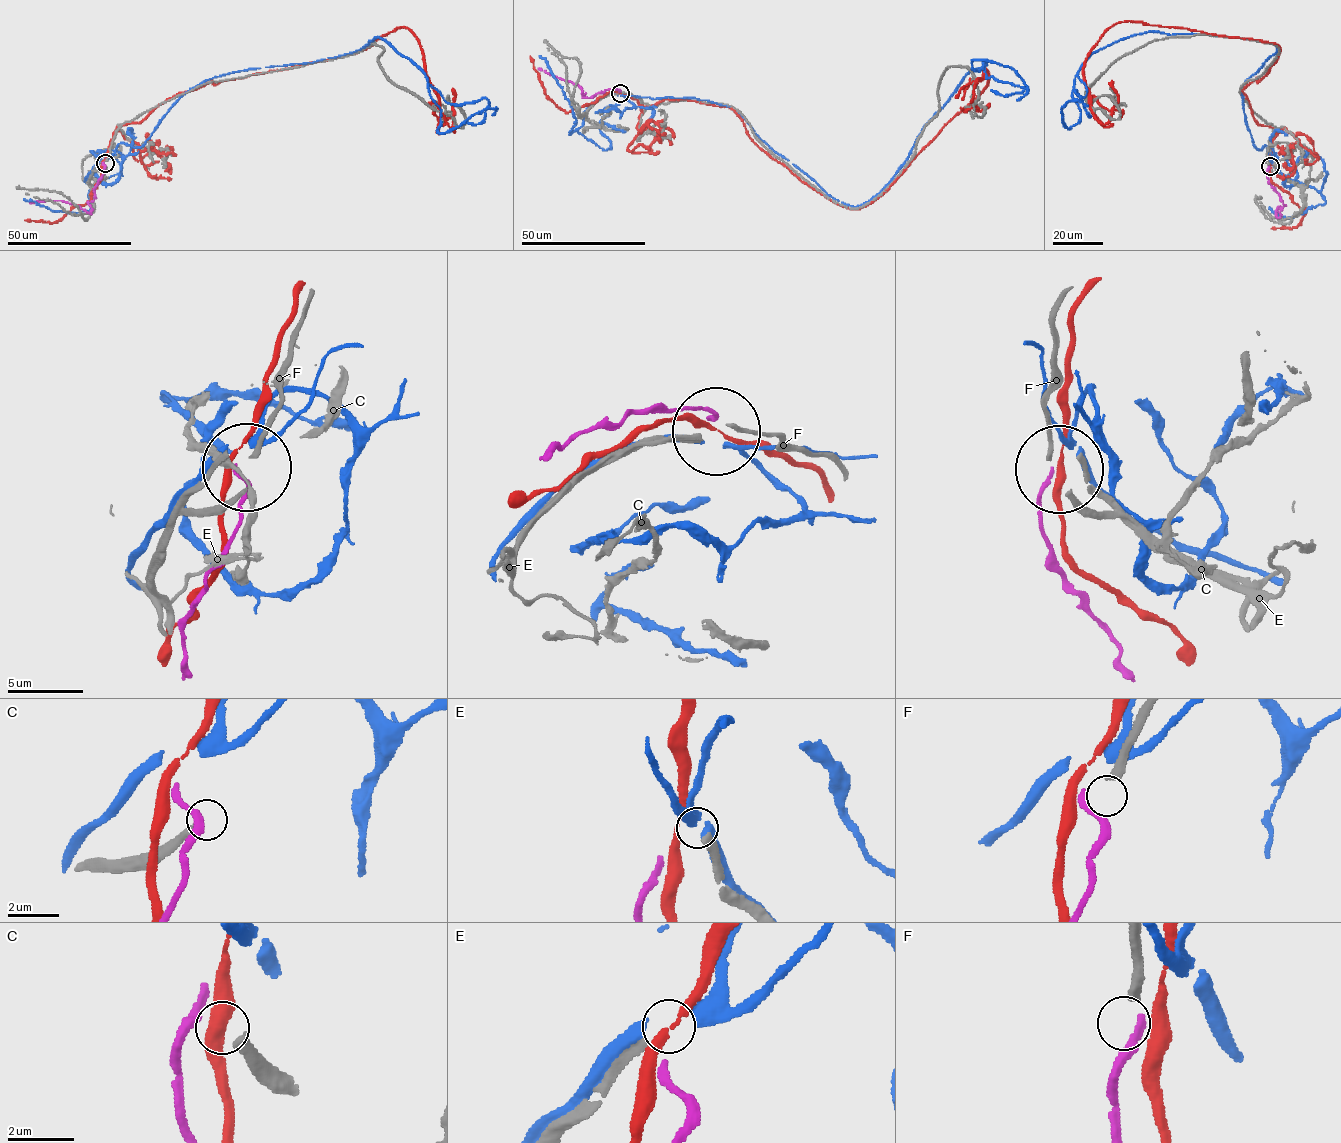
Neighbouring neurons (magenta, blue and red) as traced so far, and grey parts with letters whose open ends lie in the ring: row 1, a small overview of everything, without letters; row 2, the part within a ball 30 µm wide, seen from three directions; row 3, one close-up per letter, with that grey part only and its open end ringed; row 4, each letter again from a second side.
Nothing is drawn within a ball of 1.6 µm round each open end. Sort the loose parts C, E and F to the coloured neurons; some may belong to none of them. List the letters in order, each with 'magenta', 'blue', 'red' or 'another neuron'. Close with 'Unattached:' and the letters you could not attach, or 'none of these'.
C: another neuron
E: another neuron
F: magenta
Unattached: C, E

